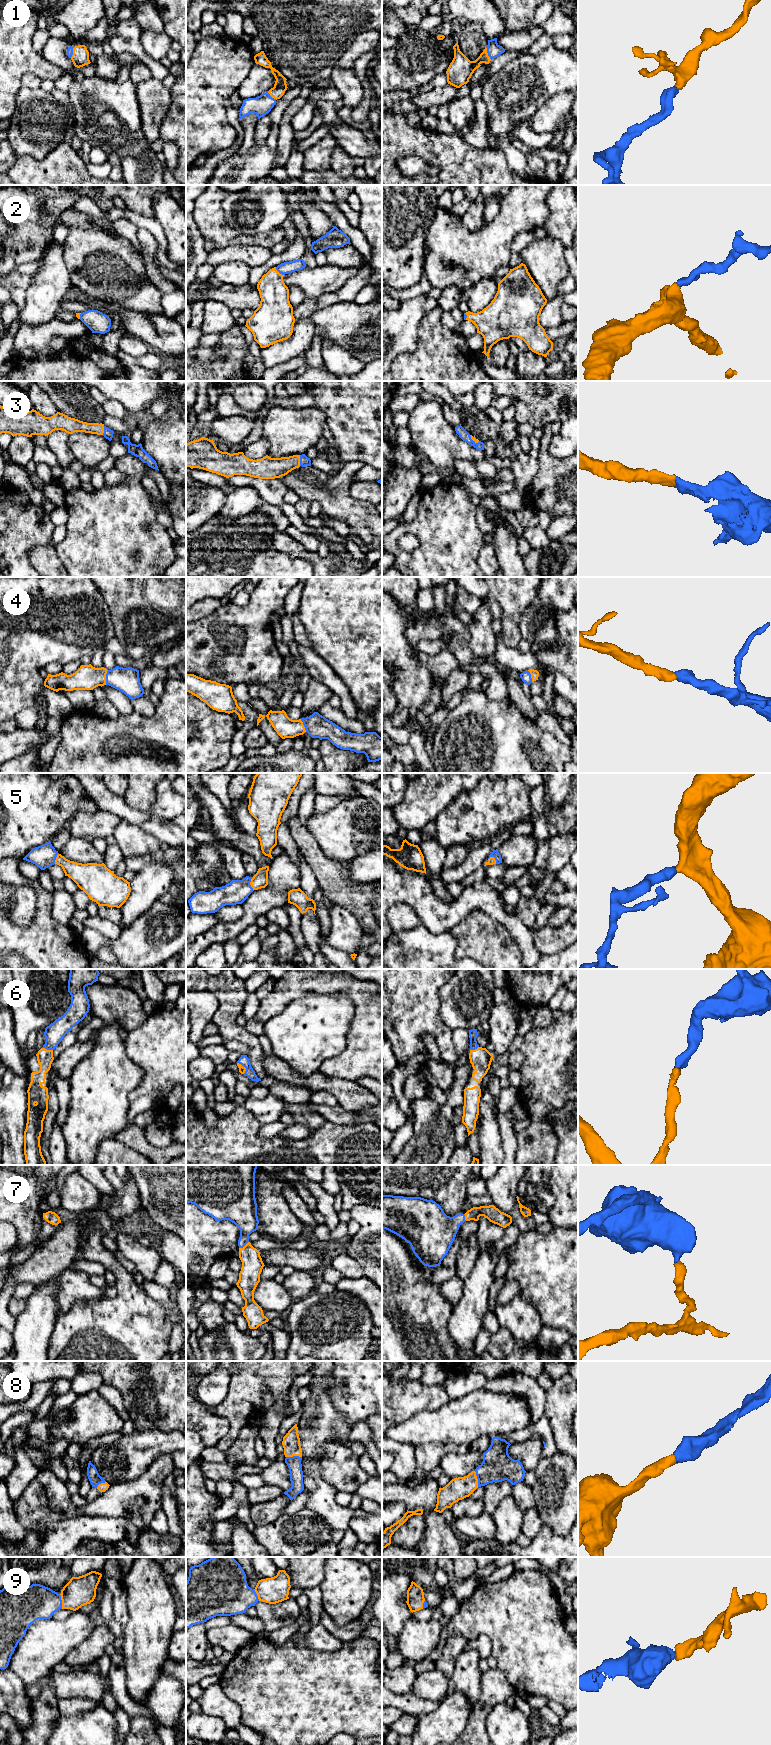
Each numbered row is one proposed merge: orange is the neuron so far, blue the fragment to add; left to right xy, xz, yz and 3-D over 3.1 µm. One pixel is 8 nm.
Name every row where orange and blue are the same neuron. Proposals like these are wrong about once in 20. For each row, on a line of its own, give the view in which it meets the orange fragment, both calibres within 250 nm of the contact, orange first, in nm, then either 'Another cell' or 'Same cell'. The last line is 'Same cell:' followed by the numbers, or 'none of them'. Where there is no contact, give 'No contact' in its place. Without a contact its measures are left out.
1: Touches orange in yz. Thickness 190 nm (orange) against 110 nm. Same cell
2: Touches orange in xz. Thickness 240 nm (orange) against 100 nm. Same cell
3: Touches orange in xz. Thickness 180 nm (orange) against 80 nm. Same cell
4: Touches orange in xy. Thickness 200 nm (orange) against 200 nm. Same cell
5: Touches orange in yz. Thickness 60 nm (orange) against 60 nm. Same cell
6: Touches orange in xy. Thickness 130 nm (orange) against 160 nm. Same cell
7: Touches orange in xz. Thickness 170 nm (orange) against 200 nm. Same cell
8: Touches orange in xz. Thickness 140 nm (orange) against 110 nm. Same cell
9: Touches orange in xy. Thickness 240 nm (orange) against 280 nm. Same cell
Same cell: 1, 2, 3, 4, 5, 6, 7, 8, 9

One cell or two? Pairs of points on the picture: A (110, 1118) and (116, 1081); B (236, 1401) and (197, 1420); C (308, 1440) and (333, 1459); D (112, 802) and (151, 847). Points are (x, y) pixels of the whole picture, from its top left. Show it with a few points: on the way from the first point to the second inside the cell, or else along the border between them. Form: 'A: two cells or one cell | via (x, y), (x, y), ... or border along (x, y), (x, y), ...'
A: one cell | via (110, 1109), (110, 1090)
B: two cells | border along (211, 1410), (215, 1414), (223, 1416), (230, 1427)
C: two cells | border along (343, 1444), (325, 1445), (320, 1461), (320, 1475)
D: two cells | border along (121, 819), (138, 826), (152, 835)

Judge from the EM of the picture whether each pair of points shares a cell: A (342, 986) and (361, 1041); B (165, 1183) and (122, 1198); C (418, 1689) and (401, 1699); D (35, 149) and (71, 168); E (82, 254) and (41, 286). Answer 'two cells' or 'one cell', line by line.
A: one cell
B: two cells
C: two cells
D: two cells
E: two cells

